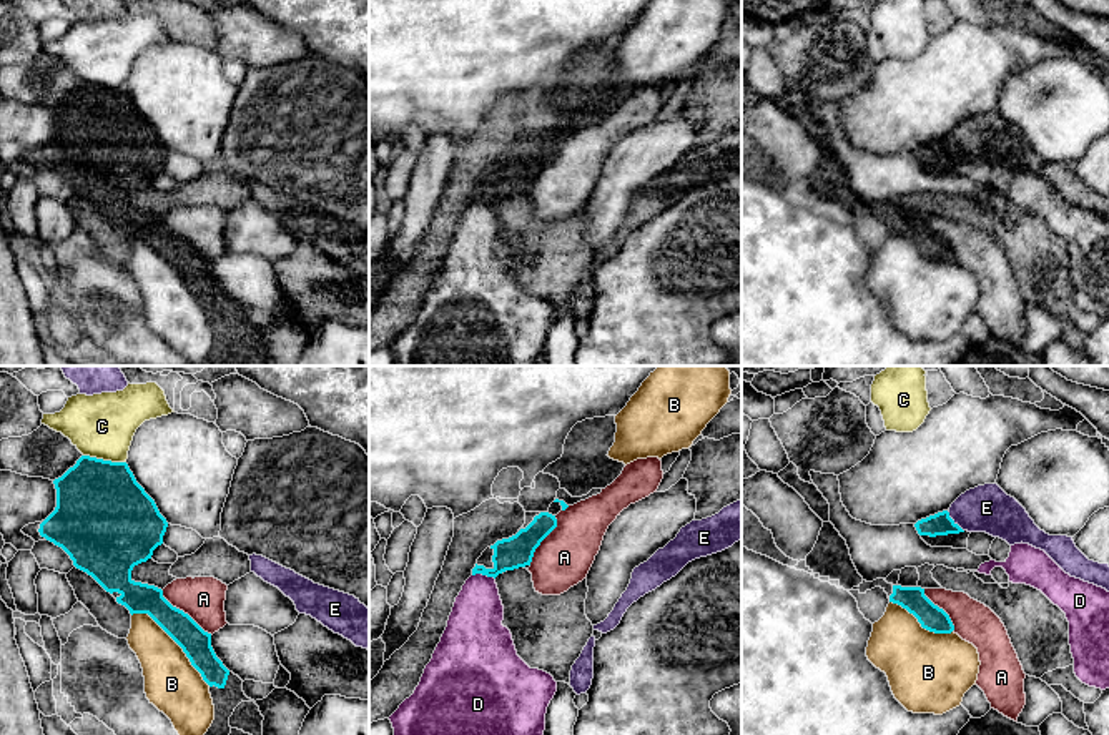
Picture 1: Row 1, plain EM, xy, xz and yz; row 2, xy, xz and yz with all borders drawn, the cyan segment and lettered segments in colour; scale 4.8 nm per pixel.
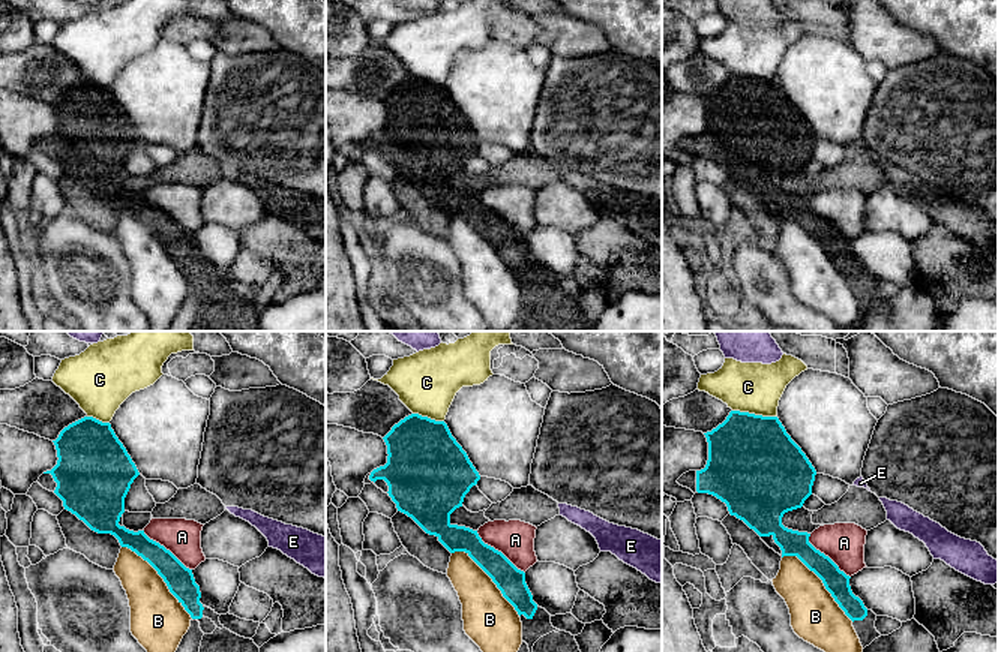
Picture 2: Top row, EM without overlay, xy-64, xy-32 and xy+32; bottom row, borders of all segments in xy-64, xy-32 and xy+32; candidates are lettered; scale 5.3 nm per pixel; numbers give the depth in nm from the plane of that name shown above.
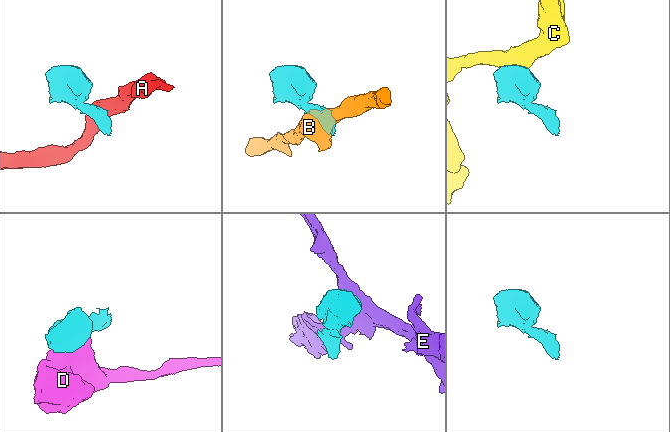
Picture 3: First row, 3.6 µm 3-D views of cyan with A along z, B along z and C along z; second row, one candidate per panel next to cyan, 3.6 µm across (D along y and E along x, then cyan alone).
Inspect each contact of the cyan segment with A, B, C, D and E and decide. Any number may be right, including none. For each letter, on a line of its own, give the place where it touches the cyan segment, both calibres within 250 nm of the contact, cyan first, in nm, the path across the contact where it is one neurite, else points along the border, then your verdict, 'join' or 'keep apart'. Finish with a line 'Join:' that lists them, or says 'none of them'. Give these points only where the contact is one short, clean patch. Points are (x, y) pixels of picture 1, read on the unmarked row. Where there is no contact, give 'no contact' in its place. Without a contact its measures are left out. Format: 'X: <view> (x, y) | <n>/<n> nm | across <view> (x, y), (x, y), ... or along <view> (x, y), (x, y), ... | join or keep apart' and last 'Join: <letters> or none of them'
A: xy (183, 240) | 150/200 nm | keep apart
B: xy (175, 268) | 140/280 nm | keep apart
C: xy (105, 88) | 460/320 nm | keep apart
D: xz (484, 202) | 160/260 nm | keep apart
E: yz (953, 148) | 110/220 nm | keep apart
Join: none of them

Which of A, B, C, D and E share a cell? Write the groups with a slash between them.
A / B / C / D / E

